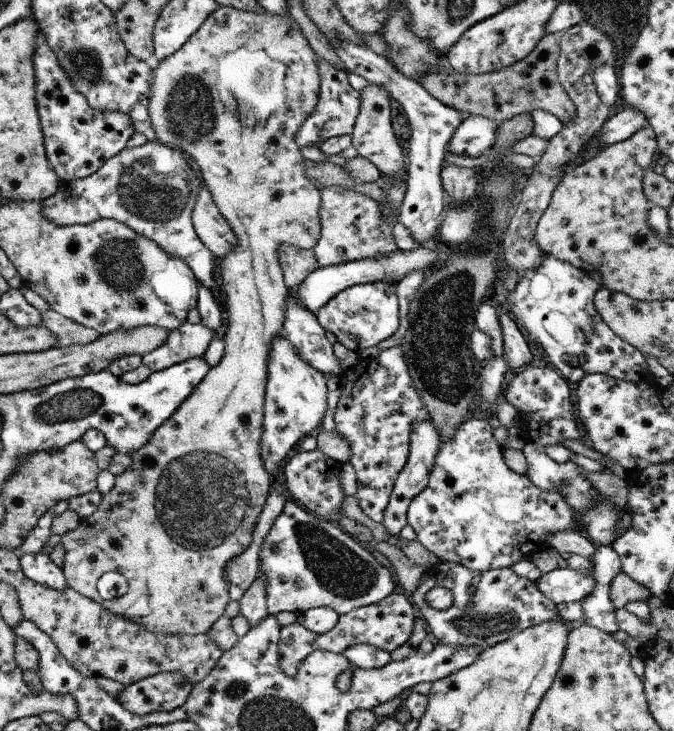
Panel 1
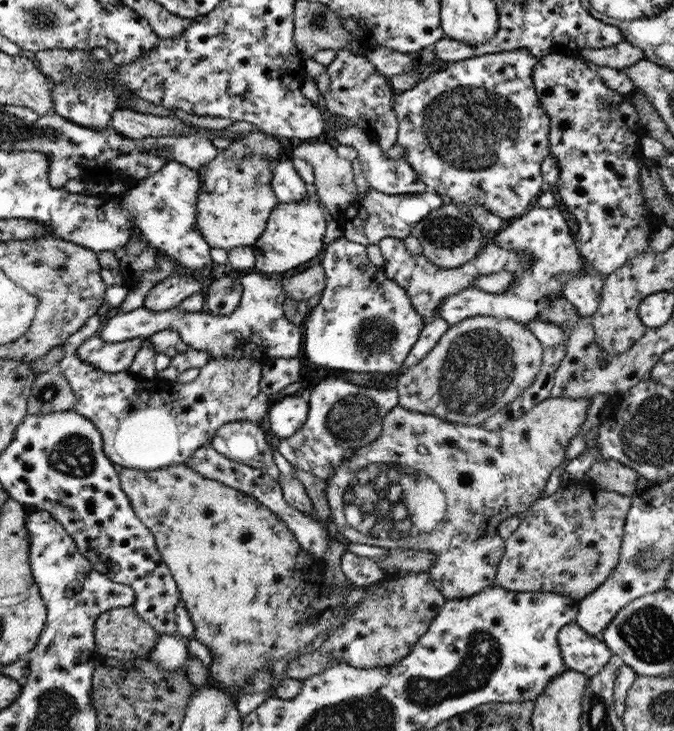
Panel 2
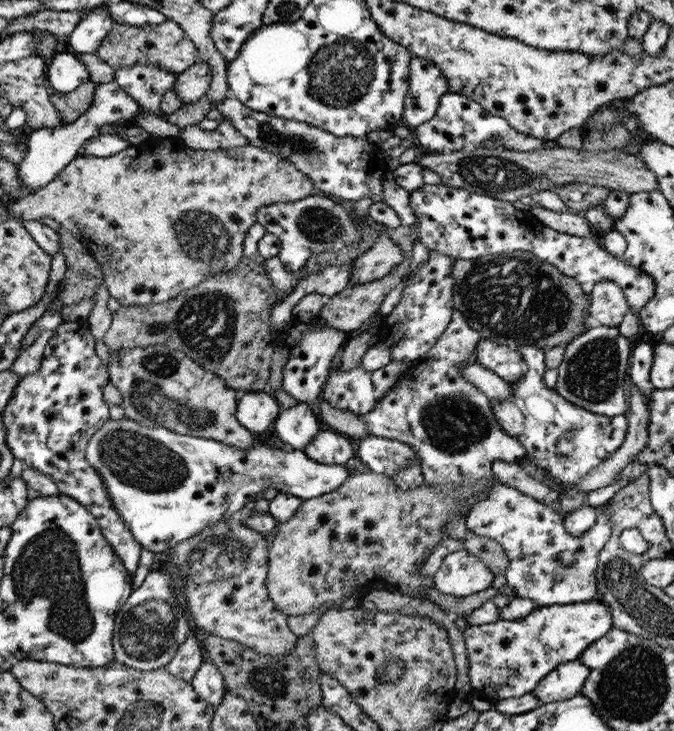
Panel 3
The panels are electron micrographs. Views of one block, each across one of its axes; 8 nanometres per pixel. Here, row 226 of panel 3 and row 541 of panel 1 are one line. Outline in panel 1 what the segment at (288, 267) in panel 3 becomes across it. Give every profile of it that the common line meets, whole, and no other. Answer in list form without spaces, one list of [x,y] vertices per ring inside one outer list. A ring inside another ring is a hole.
[[[294,500],[284,503],[282,513],[263,539],[259,556],[259,576],[264,575],[268,581],[266,598],[270,615],[284,610],[299,614],[316,607],[330,607],[341,617],[357,608],[376,604],[398,590],[398,584],[394,583],[388,569],[380,565],[372,553],[362,547],[354,537],[344,532],[338,523],[313,515]]]

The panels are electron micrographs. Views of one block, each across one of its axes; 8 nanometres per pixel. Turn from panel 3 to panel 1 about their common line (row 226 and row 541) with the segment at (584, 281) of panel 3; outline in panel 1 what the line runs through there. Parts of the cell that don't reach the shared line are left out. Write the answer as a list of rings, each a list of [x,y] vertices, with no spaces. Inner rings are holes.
[[[470,419],[462,423],[449,441],[442,441],[439,445],[439,451],[435,458],[435,465],[429,476],[428,486],[412,499],[409,510],[407,511],[408,525],[413,528],[416,533],[417,540],[420,544],[429,550],[438,560],[444,562],[453,562],[458,564],[460,568],[469,569],[470,571],[487,571],[490,569],[501,569],[511,567],[522,559],[528,559],[532,552],[538,552],[540,549],[552,550],[548,539],[553,533],[564,531],[581,532],[576,511],[567,503],[565,496],[556,489],[549,491],[541,491],[526,475],[518,474],[508,468],[503,457],[503,448],[498,444],[494,435],[492,435],[494,425],[486,420]]]

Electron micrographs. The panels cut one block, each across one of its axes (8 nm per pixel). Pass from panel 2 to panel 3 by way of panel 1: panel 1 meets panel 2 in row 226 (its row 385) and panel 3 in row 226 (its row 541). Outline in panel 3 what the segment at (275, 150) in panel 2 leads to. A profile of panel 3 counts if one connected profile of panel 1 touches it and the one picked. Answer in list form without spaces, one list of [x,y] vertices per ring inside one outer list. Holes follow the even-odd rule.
[[[180,136],[156,137],[108,158],[76,157],[44,188],[12,200],[8,210],[22,220],[52,218],[86,246],[101,265],[110,296],[121,306],[166,302],[202,280],[236,268],[256,211],[276,202],[296,202],[315,194],[308,175],[276,153],[250,144],[229,149],[194,150]]]

